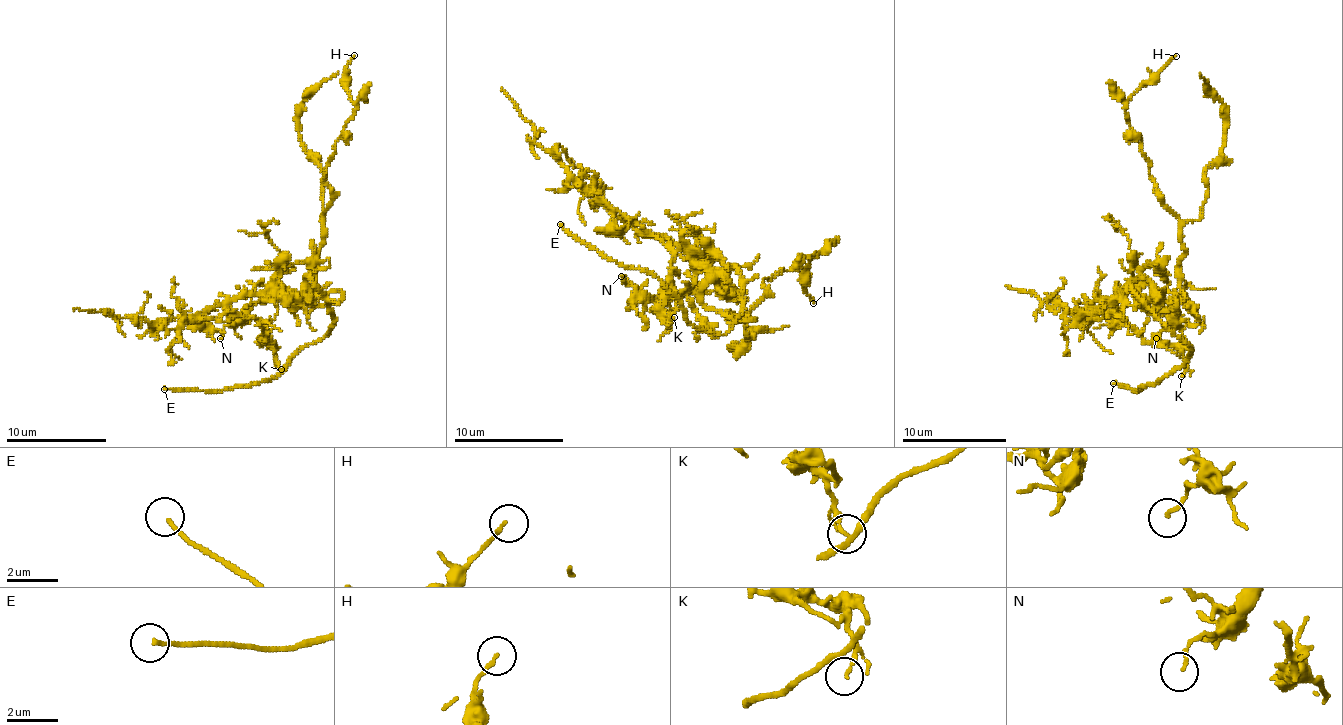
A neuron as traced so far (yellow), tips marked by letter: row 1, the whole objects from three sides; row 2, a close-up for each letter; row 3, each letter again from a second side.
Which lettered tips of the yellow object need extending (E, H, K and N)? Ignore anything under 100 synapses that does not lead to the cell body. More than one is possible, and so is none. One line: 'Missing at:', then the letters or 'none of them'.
Missing at: E

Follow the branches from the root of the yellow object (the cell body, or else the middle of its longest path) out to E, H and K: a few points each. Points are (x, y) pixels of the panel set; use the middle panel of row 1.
E: (711, 310), (703, 285), (732, 264), (739, 317), (717, 335), (687, 319), (656, 277), (560, 224)
H: (711, 310), (753, 318), (726, 317), (743, 319), (764, 297), (767, 278), (815, 254), (805, 270), (813, 303)
K: (711, 310), (703, 302), (702, 268), (676, 245), (647, 235), (673, 256), (674, 317)

